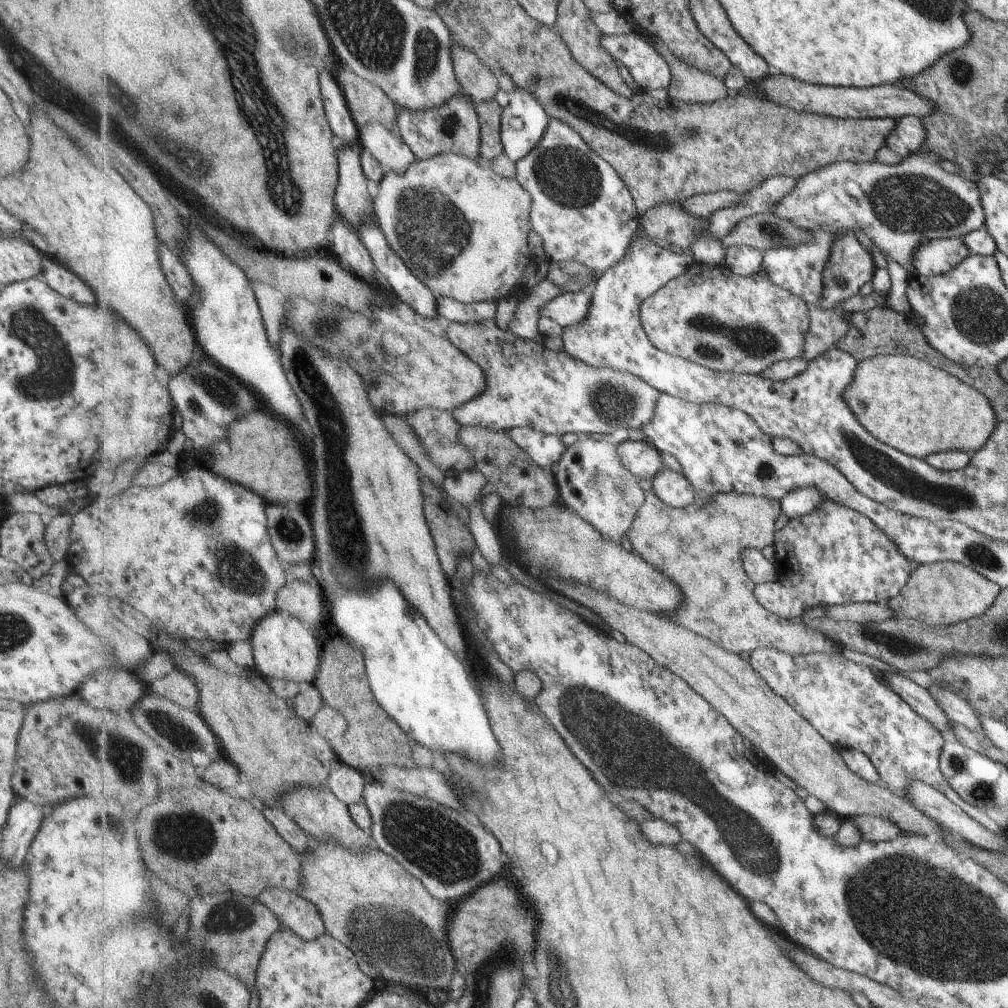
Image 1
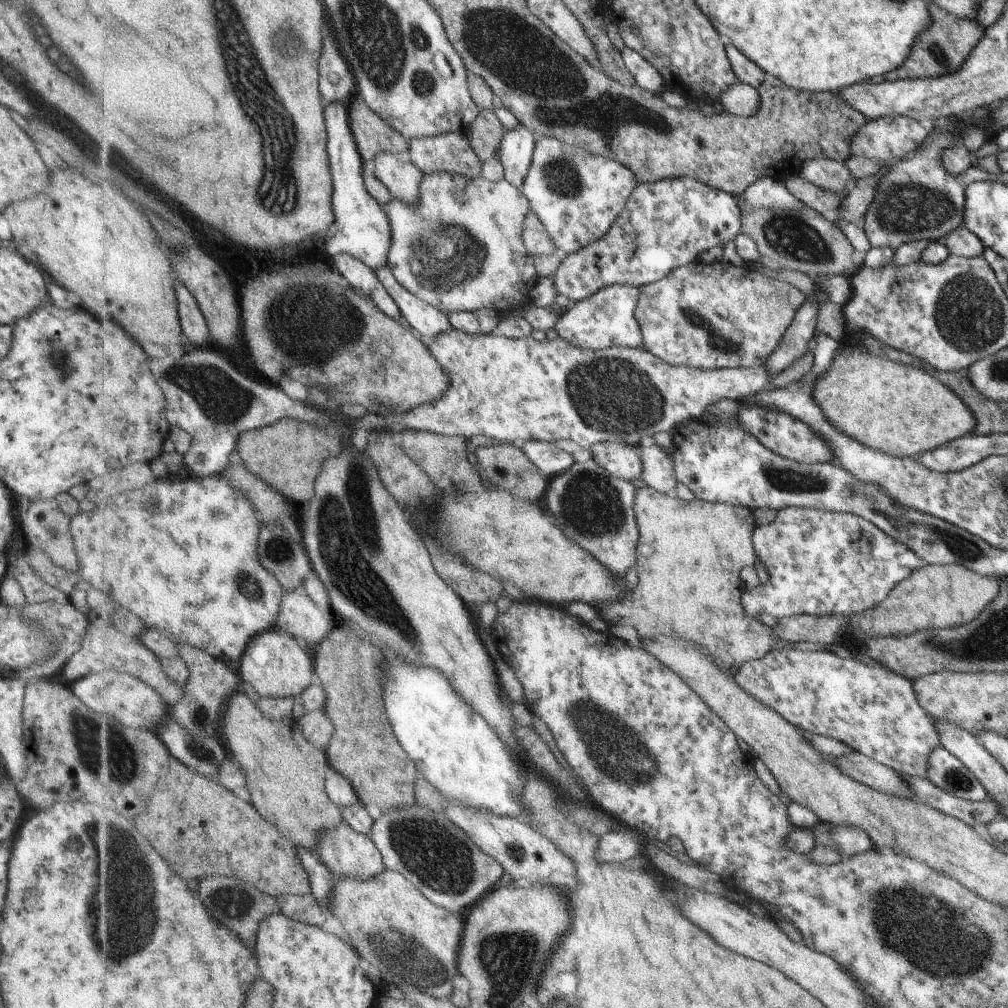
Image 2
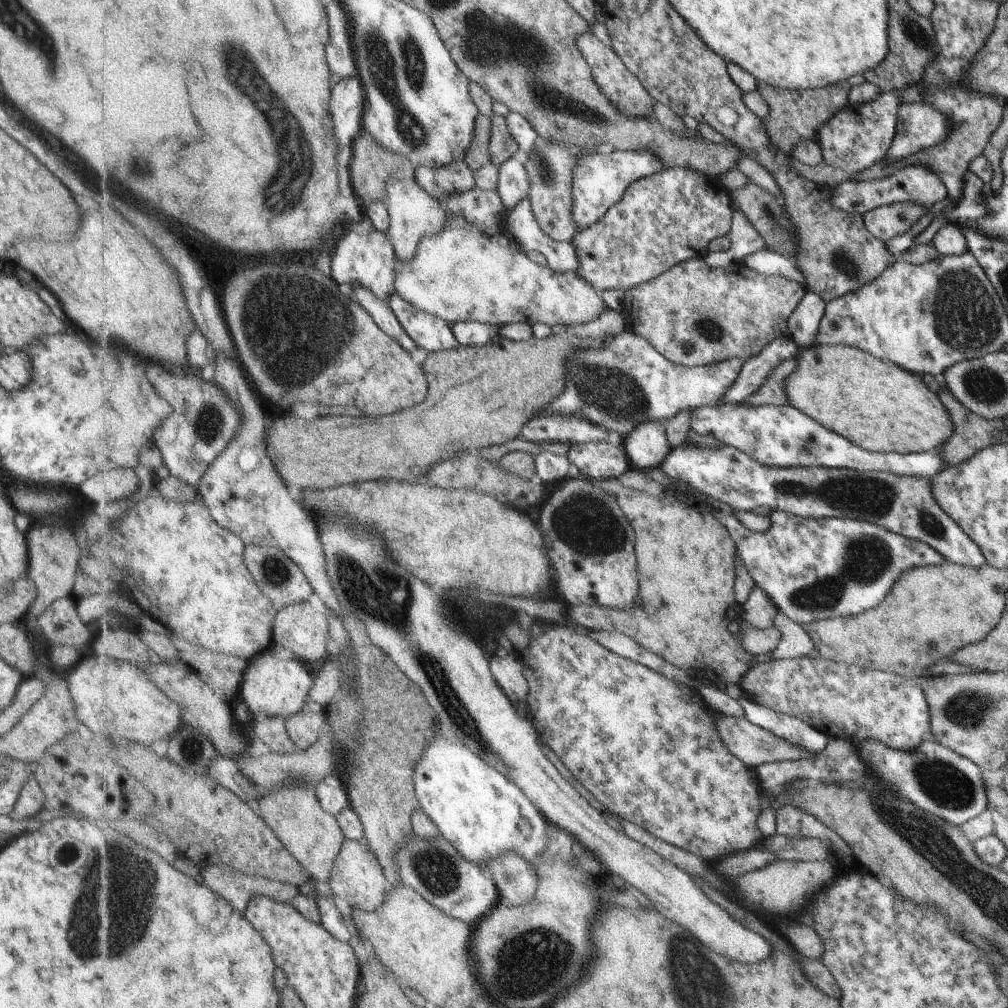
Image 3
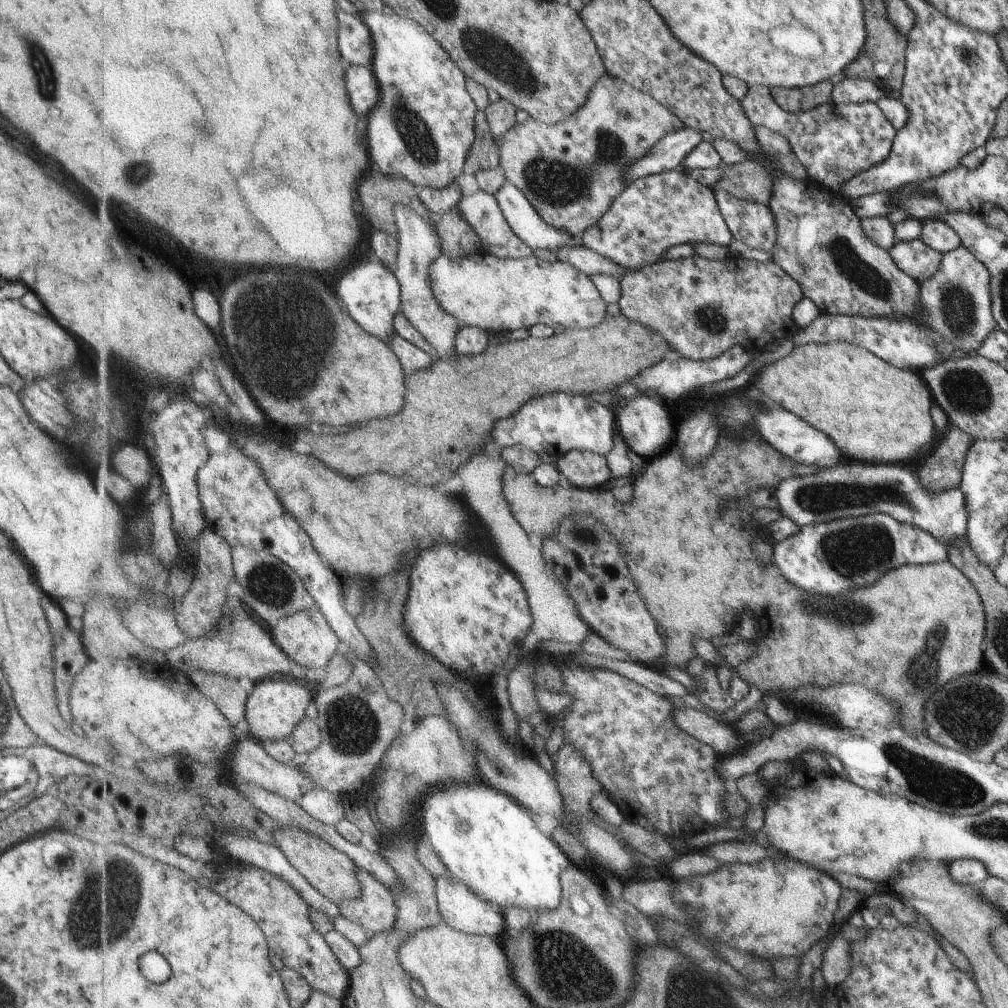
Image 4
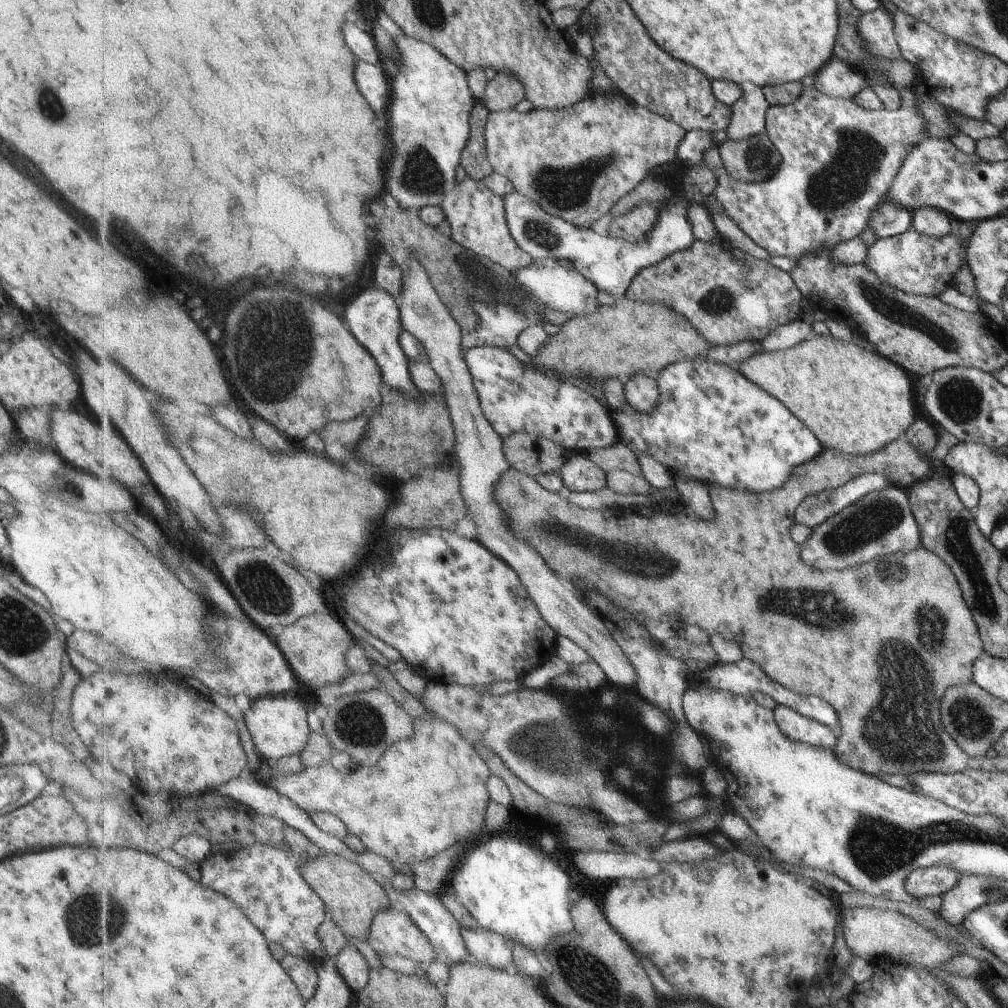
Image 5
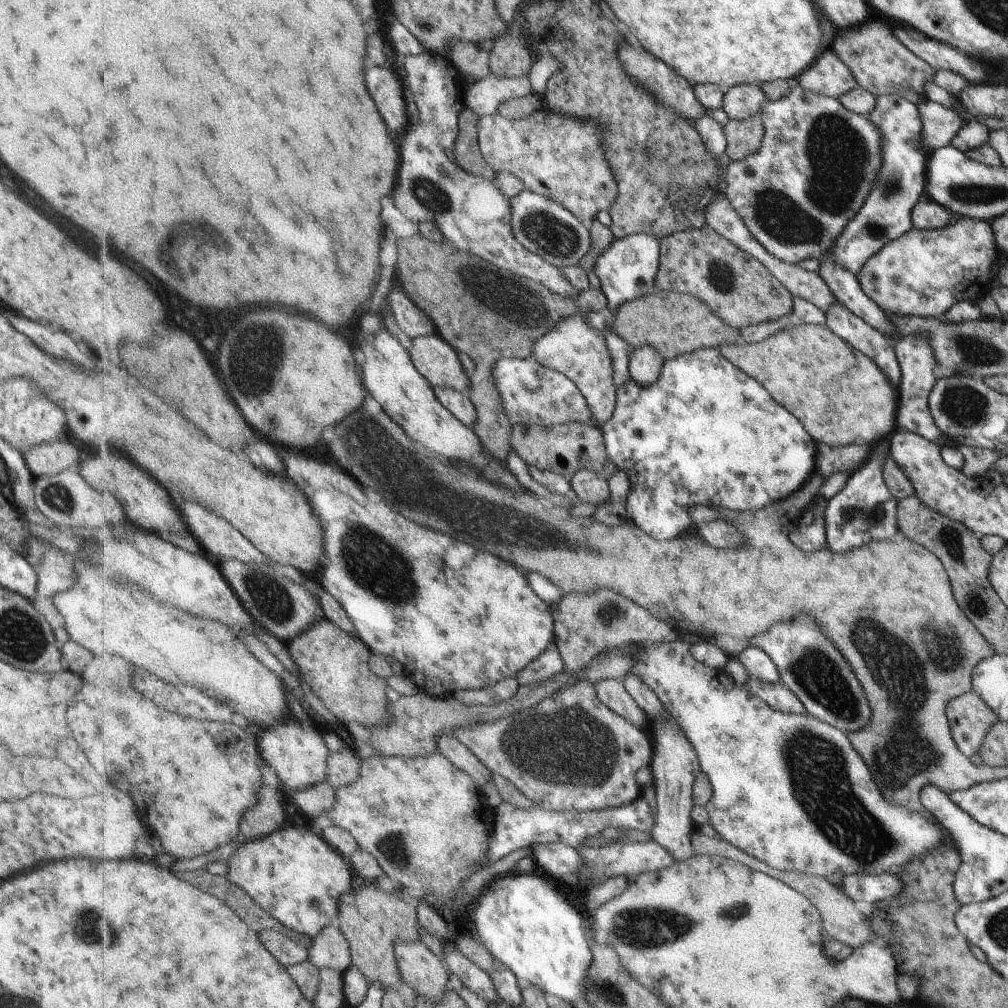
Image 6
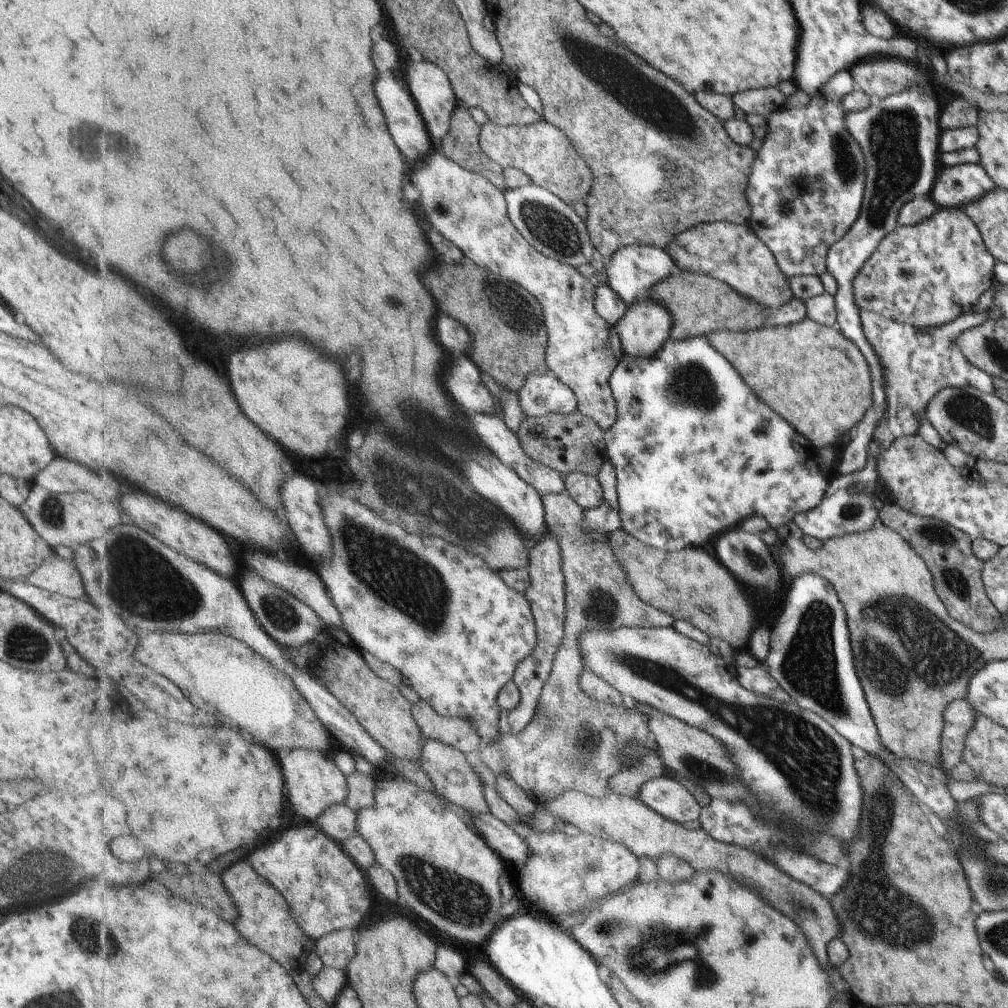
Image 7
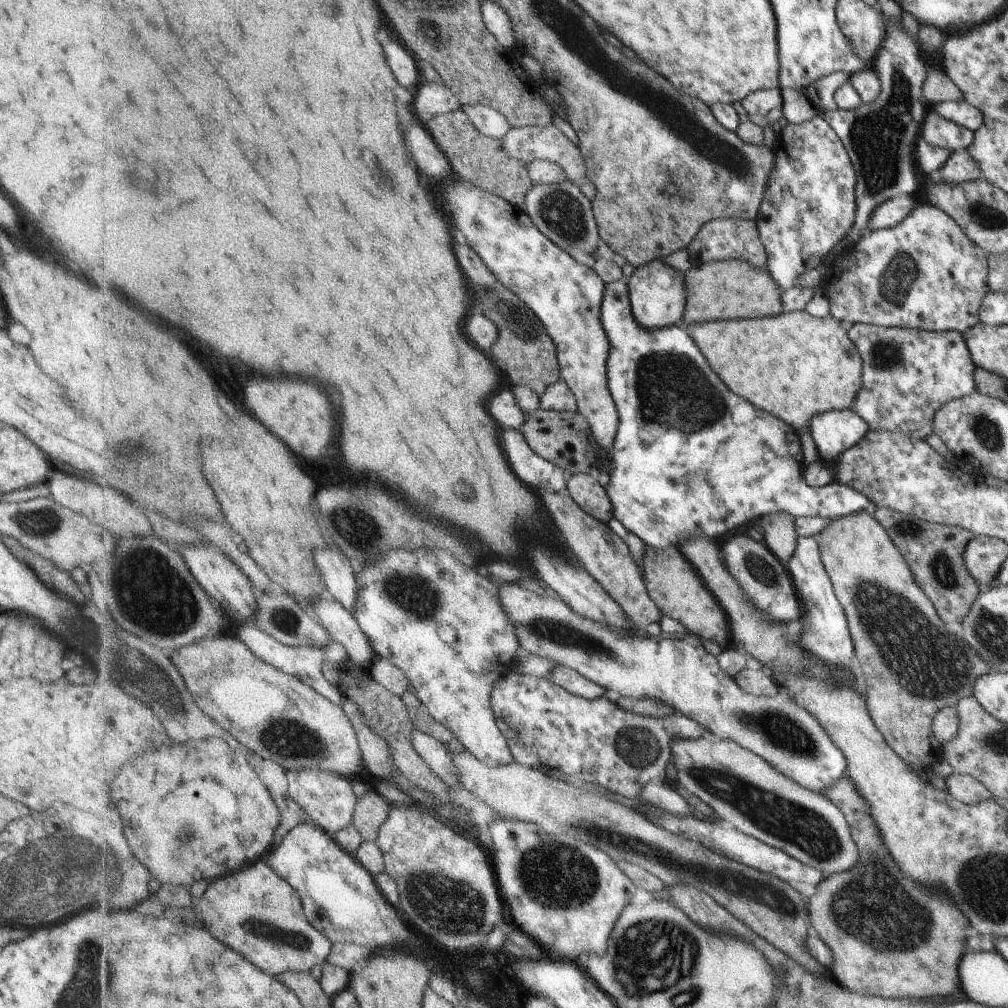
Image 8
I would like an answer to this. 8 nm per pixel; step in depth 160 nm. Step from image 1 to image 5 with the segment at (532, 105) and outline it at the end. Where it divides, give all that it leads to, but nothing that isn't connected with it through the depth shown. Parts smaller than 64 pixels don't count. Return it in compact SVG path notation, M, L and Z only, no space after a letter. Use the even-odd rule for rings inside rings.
M518 191L505 196L504 201L511 235L533 260L540 262L541 259L547 258L567 259L585 278L593 282L599 291L611 295L616 300L625 297L631 284L643 270L659 265L659 262L681 250L691 248L696 240L689 222L689 206L681 206L679 196L665 199L669 206L663 208L663 214L659 216L659 222L655 224L655 230L651 230L649 238L645 238L639 244L615 236L601 236L595 234L593 230L579 227L559 216L551 216L537 202Z

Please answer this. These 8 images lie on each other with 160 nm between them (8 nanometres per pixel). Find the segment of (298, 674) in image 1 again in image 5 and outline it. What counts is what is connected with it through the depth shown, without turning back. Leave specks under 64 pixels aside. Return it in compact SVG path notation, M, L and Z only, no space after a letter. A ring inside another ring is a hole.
M261 696L251 703L244 719L257 753L261 754L263 761L273 764L285 756L300 756L307 748L312 732L305 704L297 700L297 696Z

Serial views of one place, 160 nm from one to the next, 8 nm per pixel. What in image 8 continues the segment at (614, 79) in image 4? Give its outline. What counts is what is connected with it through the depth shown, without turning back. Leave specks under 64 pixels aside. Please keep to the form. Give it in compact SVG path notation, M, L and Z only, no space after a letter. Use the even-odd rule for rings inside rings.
M553 125L544 127L515 127L499 142L500 149L503 149L504 153L509 153L520 161L551 161L564 168L568 176L567 181L580 184L585 180L587 166L585 166L585 160L583 160L583 155L579 152L579 148L565 136L563 130L559 130L559 128Z

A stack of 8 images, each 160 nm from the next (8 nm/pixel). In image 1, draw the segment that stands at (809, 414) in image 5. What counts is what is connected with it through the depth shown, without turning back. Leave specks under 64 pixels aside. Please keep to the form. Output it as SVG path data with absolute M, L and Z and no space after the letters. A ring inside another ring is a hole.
M906 354L879 355L860 360L855 368L853 384L845 392L845 402L859 424L879 442L924 460L929 454L945 450L963 450L972 454L986 444L997 426L997 416L985 395L959 378Z

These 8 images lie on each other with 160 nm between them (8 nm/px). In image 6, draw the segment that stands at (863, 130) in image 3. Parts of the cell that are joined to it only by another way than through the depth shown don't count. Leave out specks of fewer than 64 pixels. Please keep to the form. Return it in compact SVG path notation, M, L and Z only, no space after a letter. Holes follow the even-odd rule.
M799 85L793 88L787 96L776 101L768 101L767 104L764 104L762 106L762 119L763 142L761 143L760 149L757 149L757 152L754 152L754 154L746 156L743 160L730 160L729 165L727 166L726 197L731 201L735 210L742 216L750 233L762 244L762 247L772 257L786 263L805 262L805 260L811 260L815 257L816 261L820 262L817 274L829 287L831 294L835 298L835 302L847 307L855 316L861 318L863 322L866 322L871 328L879 331L882 335L891 335L894 332L894 324L888 319L887 314L885 314L870 298L867 298L866 294L863 294L861 287L858 285L857 278L849 271L844 271L841 267L838 267L832 261L828 260L830 246L835 240L836 235L838 235L849 220L857 214L857 211L861 208L865 197L869 194L869 191L875 182L881 164L881 141L877 126L875 126L875 124L873 124L866 116L858 115L847 110L838 99L811 92ZM927 100L915 106L918 108L922 124L921 148L927 147L928 152L949 145L966 123L965 120L970 118L960 102L957 110Z

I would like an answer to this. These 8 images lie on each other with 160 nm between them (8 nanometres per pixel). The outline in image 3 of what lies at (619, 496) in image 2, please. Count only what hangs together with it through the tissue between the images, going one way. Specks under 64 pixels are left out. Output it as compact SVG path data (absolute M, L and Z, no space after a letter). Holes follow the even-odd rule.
M580 474L577 478L563 481L561 488L554 491L541 506L539 526L547 542L551 562L555 562L556 592L560 594L558 599L570 607L599 604L605 608L609 606L625 610L638 602L639 570L635 556L637 534L631 526L631 520L625 517L615 494L609 491L610 485L605 478L589 478Z

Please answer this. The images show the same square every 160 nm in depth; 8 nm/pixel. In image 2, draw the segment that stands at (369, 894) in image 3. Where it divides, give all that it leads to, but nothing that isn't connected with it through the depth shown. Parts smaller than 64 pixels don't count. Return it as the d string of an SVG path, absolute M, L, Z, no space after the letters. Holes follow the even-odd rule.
M347 822L338 826L337 829L328 829L322 833L318 852L319 857L337 878L370 881L387 870L380 848L373 840L367 838L365 834L357 832Z

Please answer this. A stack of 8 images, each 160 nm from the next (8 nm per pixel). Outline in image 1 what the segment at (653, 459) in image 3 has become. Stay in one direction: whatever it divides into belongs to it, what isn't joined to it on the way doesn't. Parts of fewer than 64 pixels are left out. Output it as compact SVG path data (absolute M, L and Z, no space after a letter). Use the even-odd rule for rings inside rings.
M664 466L652 480L653 490L668 505L682 509L694 503L694 486L684 473L671 470Z

